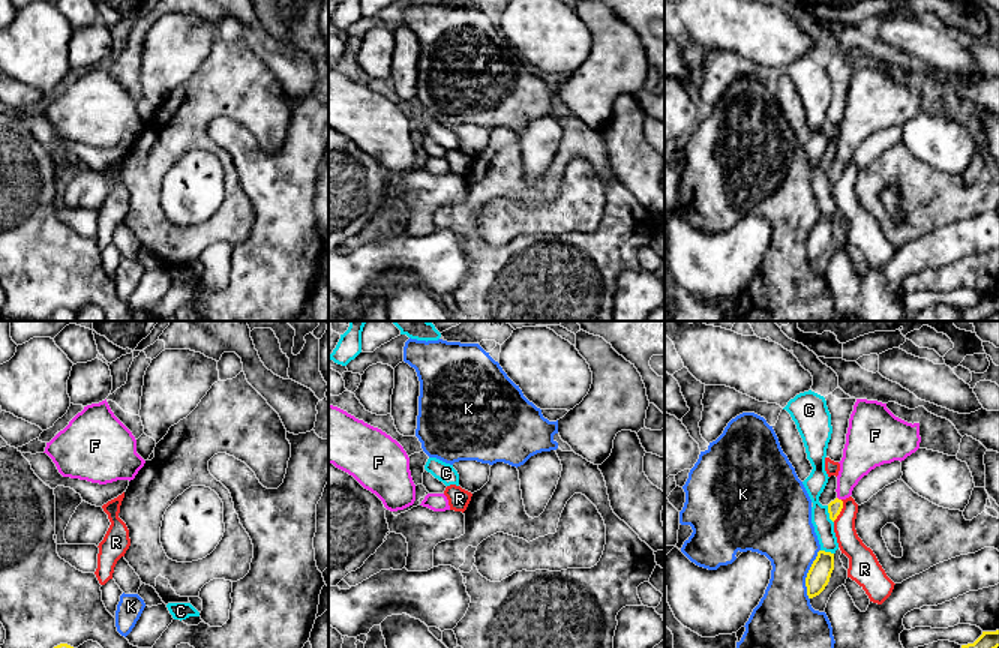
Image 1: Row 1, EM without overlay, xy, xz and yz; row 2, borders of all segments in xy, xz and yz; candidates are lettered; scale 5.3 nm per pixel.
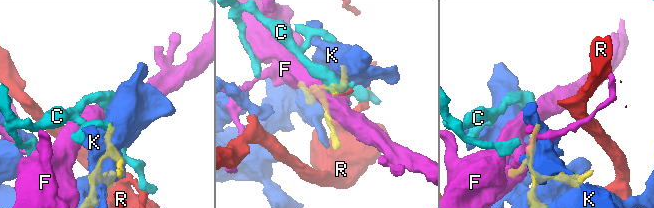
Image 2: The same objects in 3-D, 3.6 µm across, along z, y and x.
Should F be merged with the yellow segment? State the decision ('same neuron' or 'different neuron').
same neuron

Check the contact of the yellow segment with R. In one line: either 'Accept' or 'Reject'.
Reject

